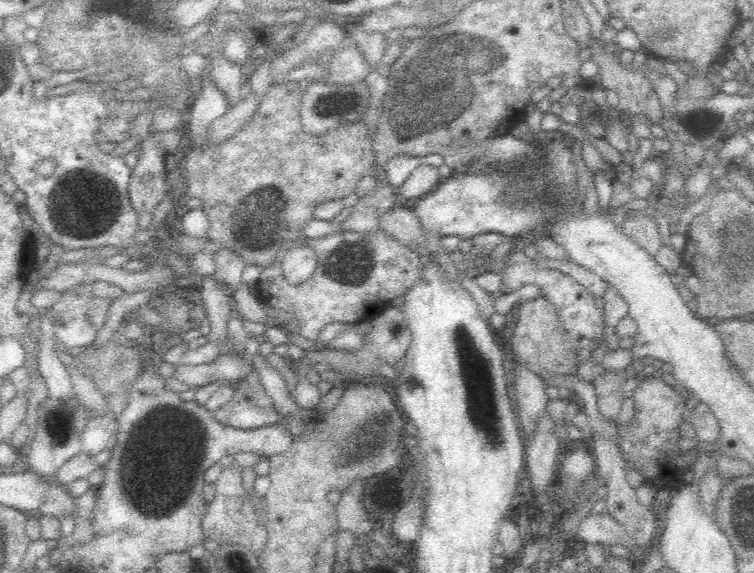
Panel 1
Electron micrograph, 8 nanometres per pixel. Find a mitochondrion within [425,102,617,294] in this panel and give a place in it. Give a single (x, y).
(522, 193)

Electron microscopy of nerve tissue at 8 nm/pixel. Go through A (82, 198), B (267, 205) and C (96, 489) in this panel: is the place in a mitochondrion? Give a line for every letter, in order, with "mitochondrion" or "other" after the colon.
A: mitochondrion
B: mitochondrion
C: other

